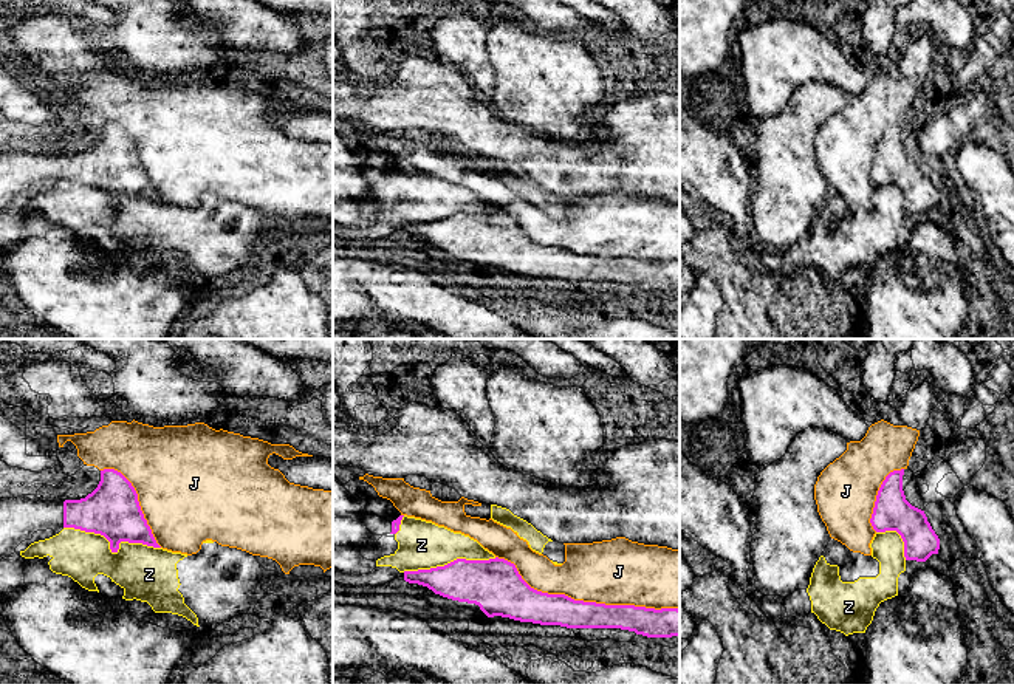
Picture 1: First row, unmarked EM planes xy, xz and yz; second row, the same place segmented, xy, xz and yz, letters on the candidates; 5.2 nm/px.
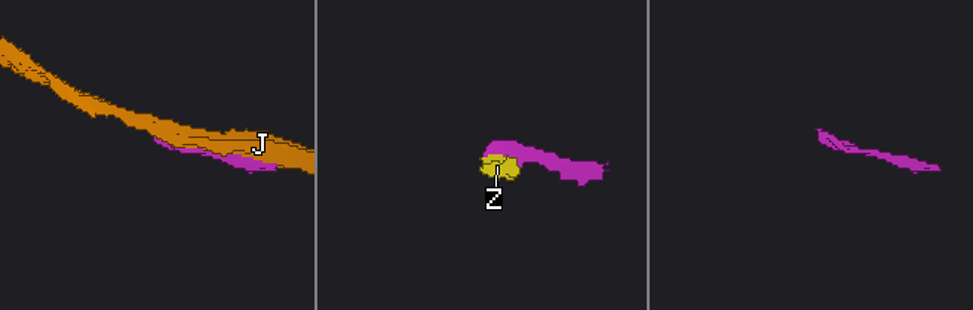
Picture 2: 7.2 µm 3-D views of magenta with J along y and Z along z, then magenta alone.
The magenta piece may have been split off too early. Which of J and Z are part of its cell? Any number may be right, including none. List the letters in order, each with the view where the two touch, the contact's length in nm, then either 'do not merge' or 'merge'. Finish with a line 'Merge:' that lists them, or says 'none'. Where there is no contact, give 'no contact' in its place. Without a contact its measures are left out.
J: meets magenta in xz; contact 1000 nm long; do not merge
Z: meets magenta in xy; contact 500 nm long; do not merge
Merge: none

